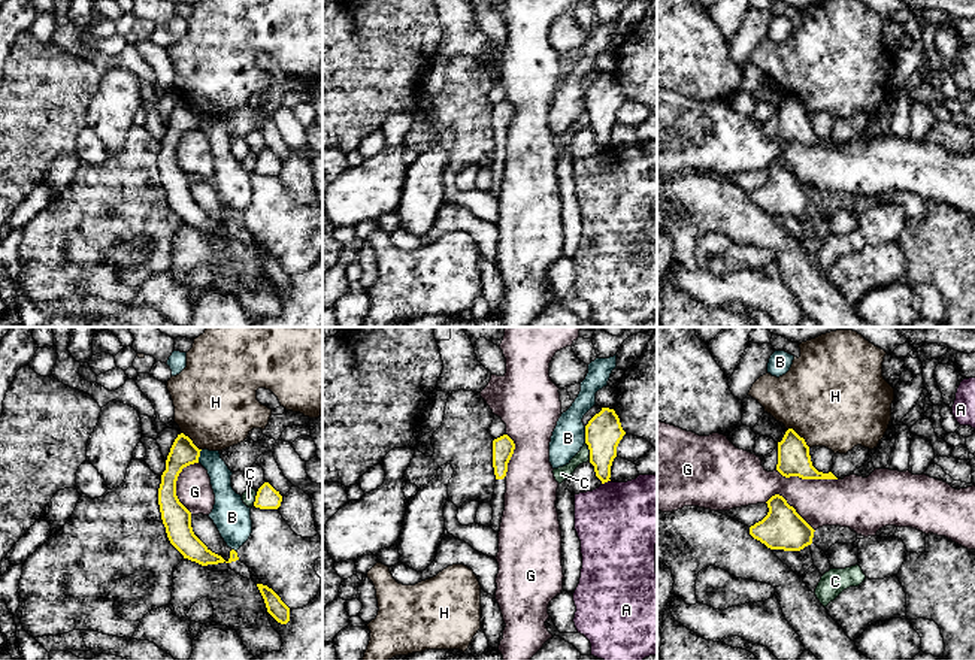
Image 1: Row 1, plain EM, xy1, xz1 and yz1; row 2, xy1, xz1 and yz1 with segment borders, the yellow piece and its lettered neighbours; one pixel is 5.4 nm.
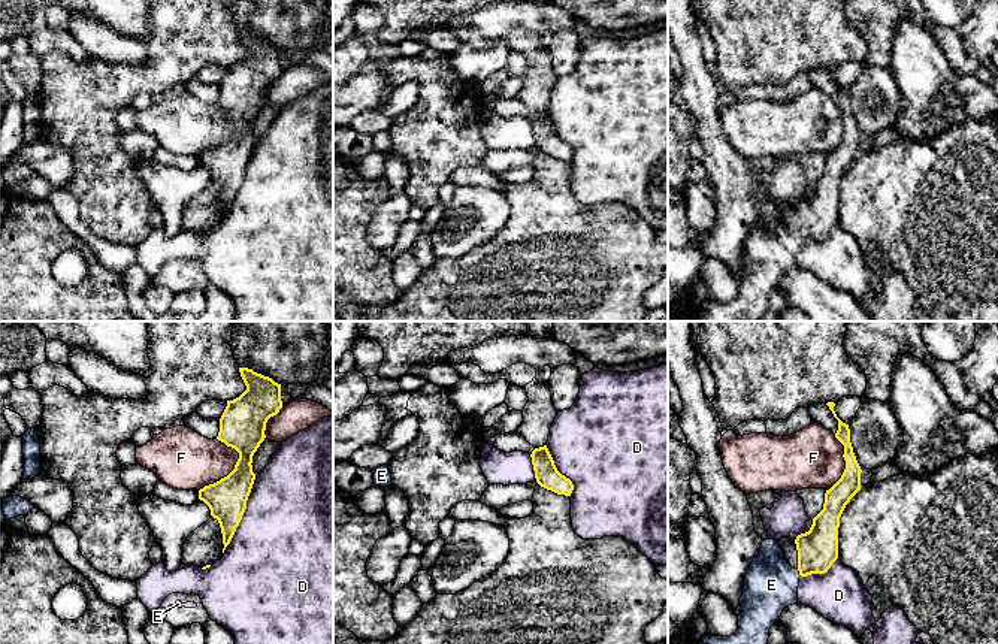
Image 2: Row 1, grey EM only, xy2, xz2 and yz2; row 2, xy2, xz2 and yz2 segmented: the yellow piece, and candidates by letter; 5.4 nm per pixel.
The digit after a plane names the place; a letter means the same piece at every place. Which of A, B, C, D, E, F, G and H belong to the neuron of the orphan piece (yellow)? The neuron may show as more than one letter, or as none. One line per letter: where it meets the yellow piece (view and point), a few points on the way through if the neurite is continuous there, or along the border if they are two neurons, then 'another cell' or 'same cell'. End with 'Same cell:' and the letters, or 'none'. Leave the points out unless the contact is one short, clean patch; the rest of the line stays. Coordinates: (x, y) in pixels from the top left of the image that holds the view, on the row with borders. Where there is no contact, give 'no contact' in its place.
A: meets yellow in xz1 at (605, 481); border along xz1 (609, 480), (602, 484); another cell
B: meets yellow in xz1 at (586, 435); another cell
C: meets yellow in xz1 at (590, 451); border along xz1 (586, 442), (590, 460); another cell
D: meets yellow in xy2 at (242, 514); another cell
E: meets yellow in yz2 at (800, 573); runs through yz2 (817, 549), (816, 555), (800, 573), (771, 584); same cell
F: meets yellow in xy2 at (227, 475); another cell
G: meets yellow in xy1 at (175, 484); another cell
H: meets yellow in yz1 at (798, 435); border along yz1 (787, 429), (798, 433), (810, 447); another cell
Same cell: E

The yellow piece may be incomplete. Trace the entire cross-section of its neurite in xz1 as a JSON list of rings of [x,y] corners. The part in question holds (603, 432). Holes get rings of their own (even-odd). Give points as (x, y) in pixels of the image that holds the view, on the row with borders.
[[[602,408],[585,426],[585,443],[590,449],[590,463],[602,484],[611,481],[611,466],[617,457],[617,446],[626,432],[614,409]]]

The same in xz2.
[[[547,445],[535,448],[530,457],[536,483],[541,487],[551,490],[557,495],[571,496],[574,484],[569,478],[557,471]]]

